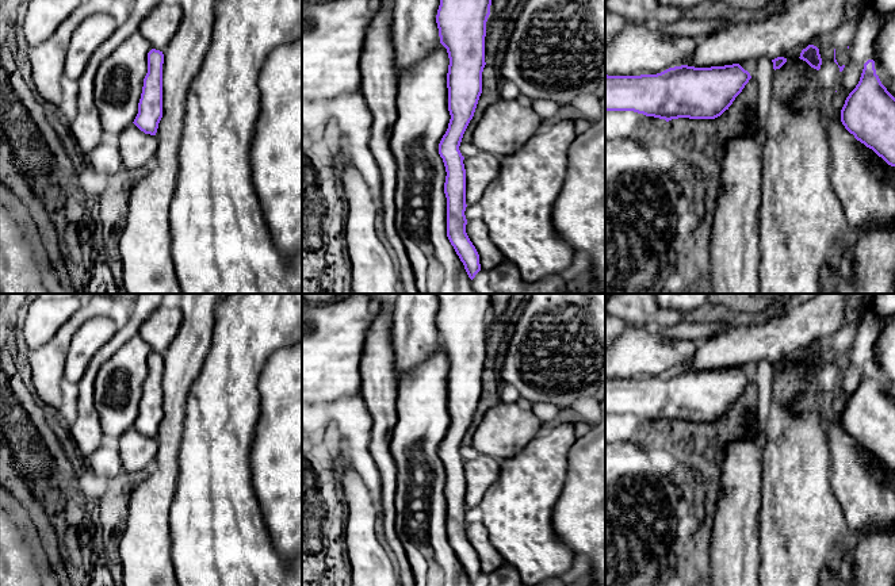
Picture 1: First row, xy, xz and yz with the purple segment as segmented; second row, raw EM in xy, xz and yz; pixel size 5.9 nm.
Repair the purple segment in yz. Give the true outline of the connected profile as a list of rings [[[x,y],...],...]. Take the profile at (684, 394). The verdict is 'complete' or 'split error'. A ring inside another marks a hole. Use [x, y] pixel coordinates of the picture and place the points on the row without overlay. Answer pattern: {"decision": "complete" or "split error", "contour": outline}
{"decision": "complete", "contour": [[[739,367],[711,371],[681,368],[640,379],[605,378],[605,414],[634,414],[666,425],[678,421],[715,422],[728,413],[750,382]]]}

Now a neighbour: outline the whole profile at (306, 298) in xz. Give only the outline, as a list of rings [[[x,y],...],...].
[[[302,294],[302,303],[325,305],[339,300],[345,294]]]

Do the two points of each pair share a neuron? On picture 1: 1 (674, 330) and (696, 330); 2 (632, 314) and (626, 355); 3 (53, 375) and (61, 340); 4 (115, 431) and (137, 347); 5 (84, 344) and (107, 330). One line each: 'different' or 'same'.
1: same
2: different
3: same
4: same
5: same

